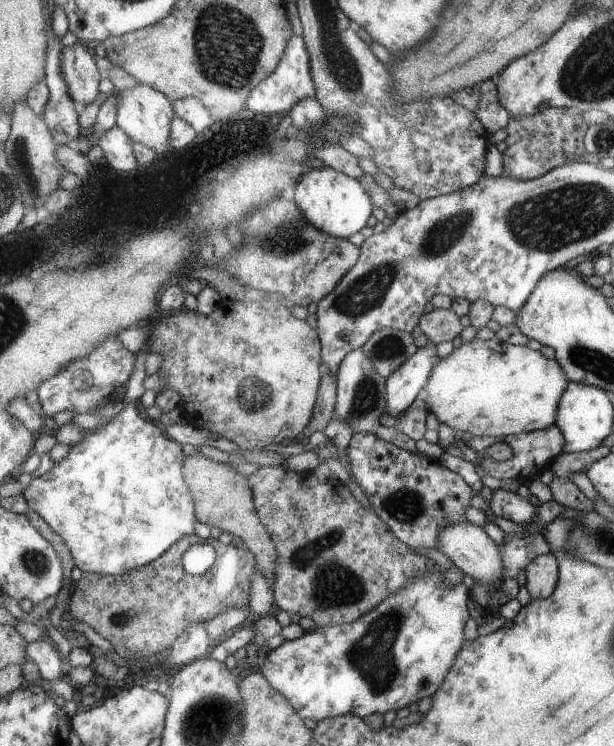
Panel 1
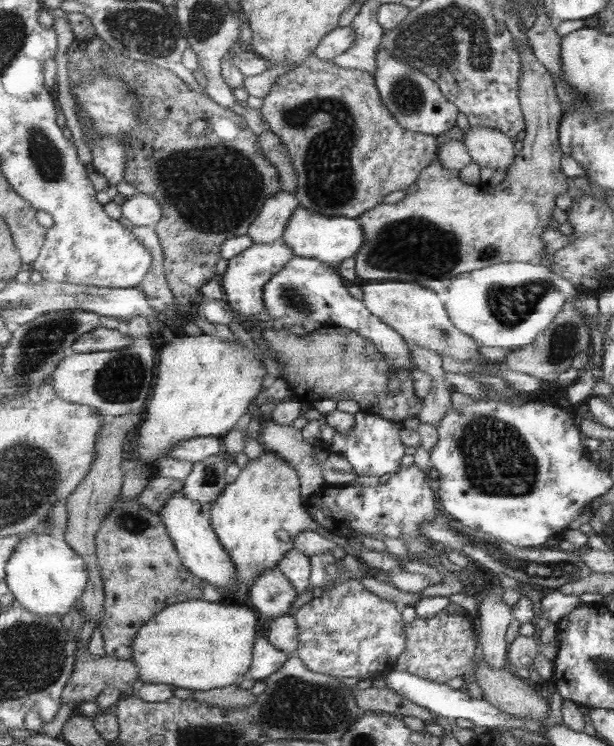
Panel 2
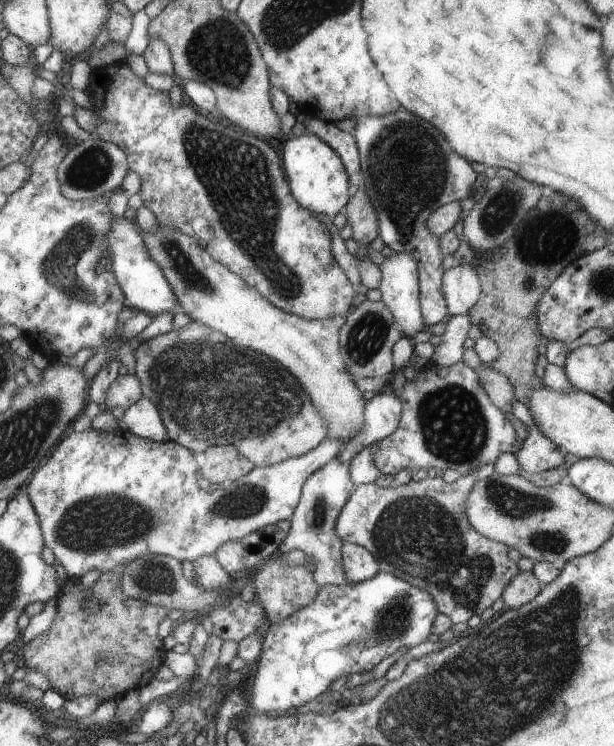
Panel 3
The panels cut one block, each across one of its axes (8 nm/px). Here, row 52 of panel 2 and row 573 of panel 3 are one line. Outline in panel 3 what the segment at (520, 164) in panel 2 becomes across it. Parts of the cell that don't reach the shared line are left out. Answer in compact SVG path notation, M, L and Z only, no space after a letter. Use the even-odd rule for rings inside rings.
M533 570L521 572L505 590L505 596L503 596L505 608L517 610L517 608L533 602L543 590L545 590L545 584L537 578L537 574Z

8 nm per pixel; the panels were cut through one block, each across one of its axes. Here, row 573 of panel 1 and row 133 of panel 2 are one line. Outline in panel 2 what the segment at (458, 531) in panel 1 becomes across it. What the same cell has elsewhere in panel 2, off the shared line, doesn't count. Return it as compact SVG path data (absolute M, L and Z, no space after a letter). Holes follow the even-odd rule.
M471 126L469 132L465 132L463 142L467 144L473 160L481 166L511 168L519 158L515 142L501 130L493 130L489 126Z

